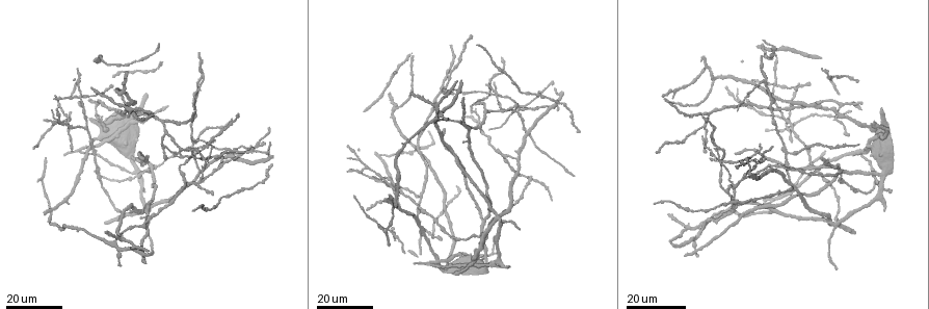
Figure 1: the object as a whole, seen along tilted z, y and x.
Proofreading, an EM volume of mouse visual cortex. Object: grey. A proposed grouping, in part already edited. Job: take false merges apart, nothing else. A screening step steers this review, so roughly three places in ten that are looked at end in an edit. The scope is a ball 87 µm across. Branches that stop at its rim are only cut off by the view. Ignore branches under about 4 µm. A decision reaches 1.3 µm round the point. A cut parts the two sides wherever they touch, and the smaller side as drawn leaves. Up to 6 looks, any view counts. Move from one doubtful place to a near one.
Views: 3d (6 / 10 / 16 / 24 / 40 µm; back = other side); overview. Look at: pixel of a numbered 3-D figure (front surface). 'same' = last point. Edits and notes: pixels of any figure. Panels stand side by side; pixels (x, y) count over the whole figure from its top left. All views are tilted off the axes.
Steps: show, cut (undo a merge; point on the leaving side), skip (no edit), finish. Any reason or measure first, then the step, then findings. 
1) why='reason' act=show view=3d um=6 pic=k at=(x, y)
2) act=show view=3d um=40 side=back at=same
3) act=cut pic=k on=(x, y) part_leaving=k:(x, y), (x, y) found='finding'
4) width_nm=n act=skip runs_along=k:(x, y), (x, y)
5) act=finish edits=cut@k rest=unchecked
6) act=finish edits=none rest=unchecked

why='branch point' act=show view=3d um=16 pic=1 at=(764, 79)

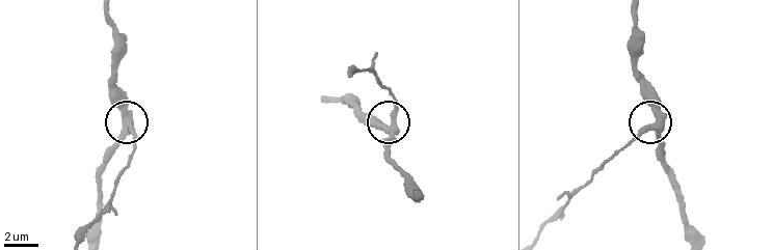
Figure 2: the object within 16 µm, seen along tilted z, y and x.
act=show view=3d um=10 pic=2 at=(657, 127)

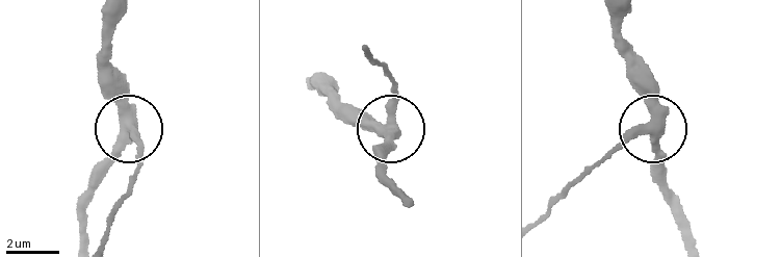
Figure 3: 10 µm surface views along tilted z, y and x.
act=cut pic=3 on=(136, 156) part_leaving=3:(134, 133), (138, 164), (104, 240) found='a second neuron is stuck on'

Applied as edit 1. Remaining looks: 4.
act=show view=3d um=24 pic=1 at=(711, 82)

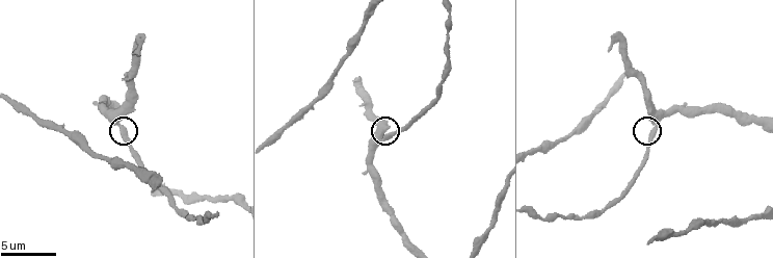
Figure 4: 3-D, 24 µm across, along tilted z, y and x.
act=show view=3d um=6 pic=4 at=(655, 126)

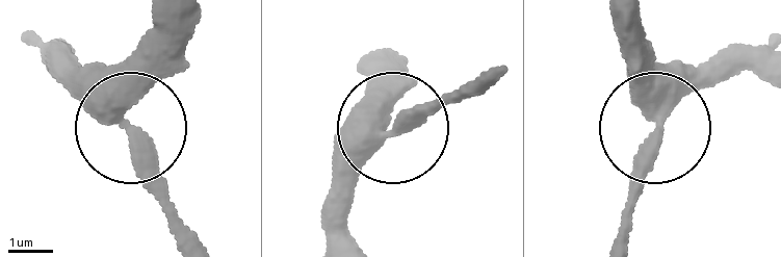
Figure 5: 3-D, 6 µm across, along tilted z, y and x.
width_nm=430 act=skip runs_along=5:(354, 236), (347, 171), (384, 130), (363, 72) found='continuous, no second neuron'

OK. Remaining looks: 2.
act=show view=3d um=16 pic=1 at=(841, 108)

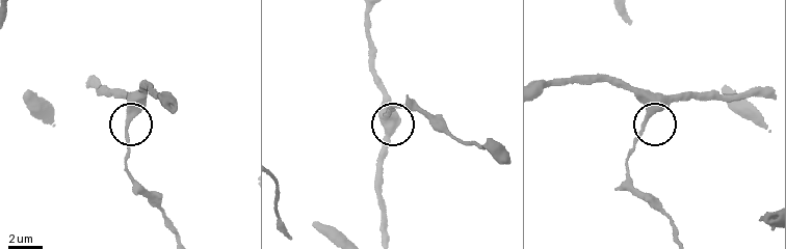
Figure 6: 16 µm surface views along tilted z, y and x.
act=show view=3d um=6 pic=6 at=(648, 110)

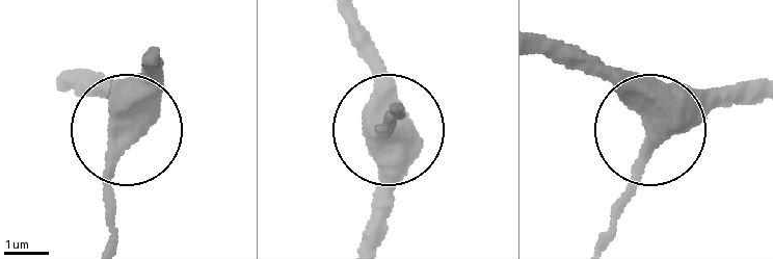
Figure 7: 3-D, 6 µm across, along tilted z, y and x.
act=skip runs_along=7:(540, 54), (586, 65), (645, 128), (646, 159), (610, 243) found='continuous, no second neuron'

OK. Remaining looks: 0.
act=finish edits=cut@3 rest=unchecked

